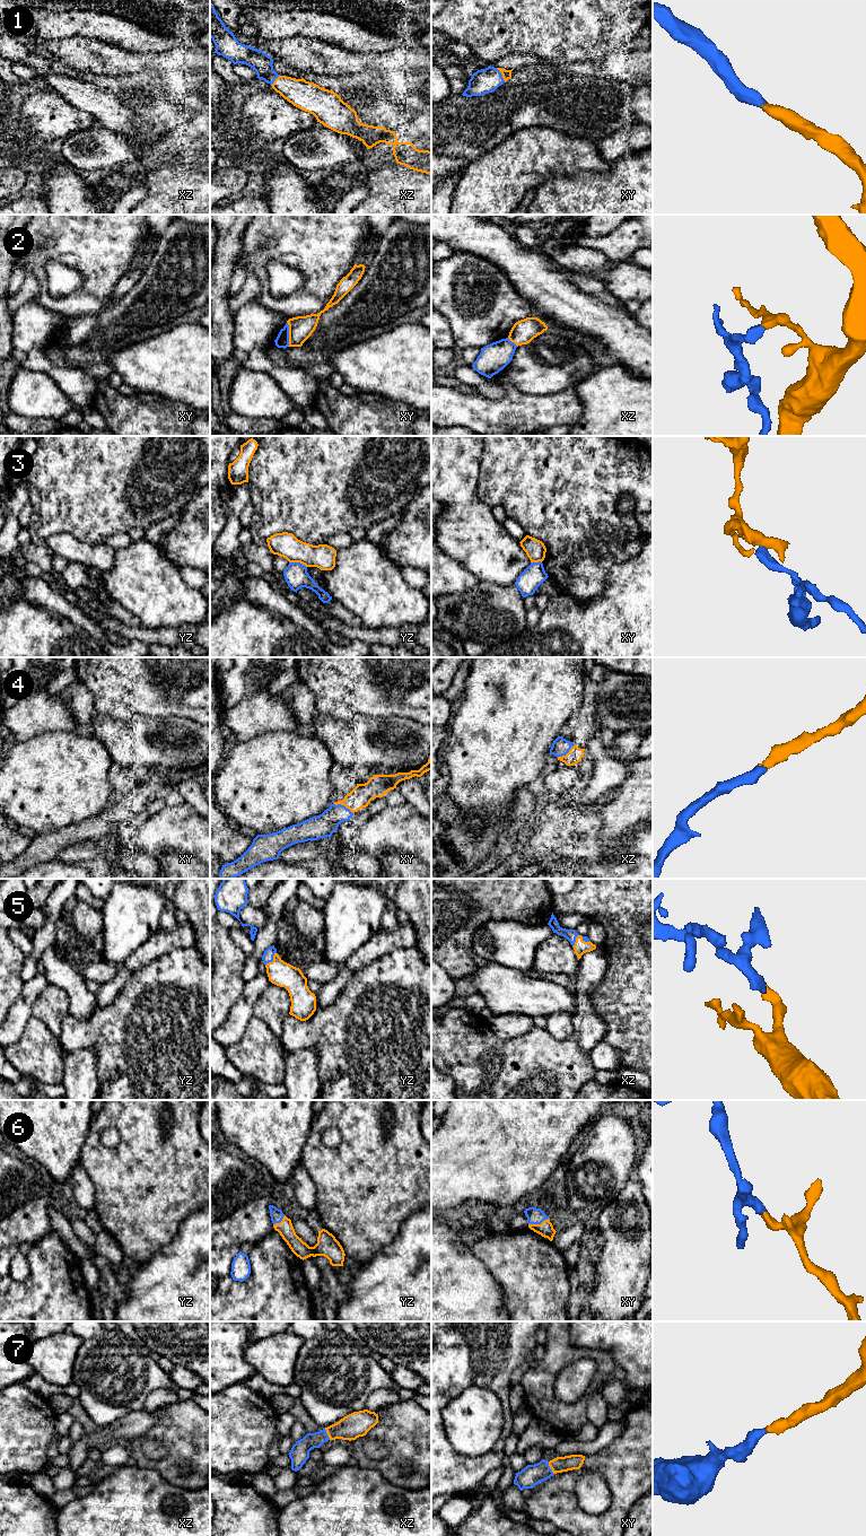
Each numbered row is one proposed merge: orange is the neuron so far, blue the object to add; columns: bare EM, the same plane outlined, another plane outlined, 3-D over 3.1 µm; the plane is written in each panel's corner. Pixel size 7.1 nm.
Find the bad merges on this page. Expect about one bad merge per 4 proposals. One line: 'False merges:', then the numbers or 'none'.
False merges: 2, 3

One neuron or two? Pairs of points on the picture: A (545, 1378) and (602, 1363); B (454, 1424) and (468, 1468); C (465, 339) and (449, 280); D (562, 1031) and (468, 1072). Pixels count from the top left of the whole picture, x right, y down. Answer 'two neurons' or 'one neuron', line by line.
A: one neuron
B: two neurons
C: one neuron
D: two neurons

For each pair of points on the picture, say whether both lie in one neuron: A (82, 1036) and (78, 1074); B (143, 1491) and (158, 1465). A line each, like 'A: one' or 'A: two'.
A: two
B: two

